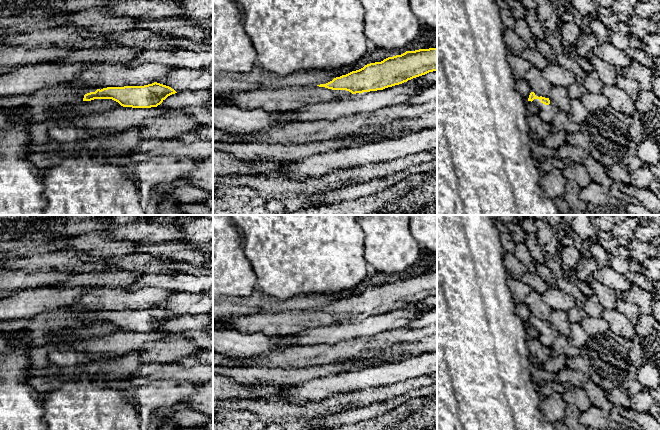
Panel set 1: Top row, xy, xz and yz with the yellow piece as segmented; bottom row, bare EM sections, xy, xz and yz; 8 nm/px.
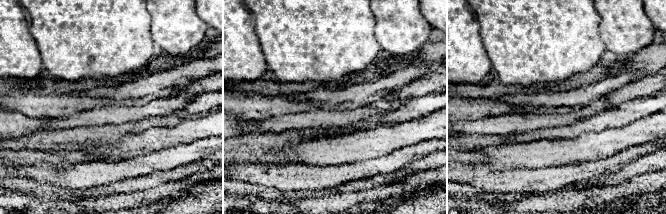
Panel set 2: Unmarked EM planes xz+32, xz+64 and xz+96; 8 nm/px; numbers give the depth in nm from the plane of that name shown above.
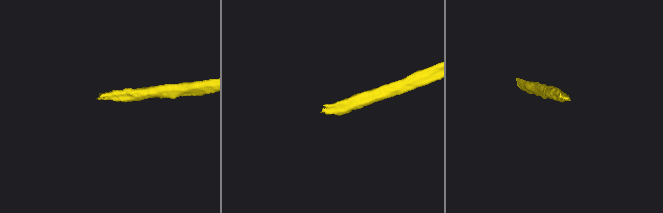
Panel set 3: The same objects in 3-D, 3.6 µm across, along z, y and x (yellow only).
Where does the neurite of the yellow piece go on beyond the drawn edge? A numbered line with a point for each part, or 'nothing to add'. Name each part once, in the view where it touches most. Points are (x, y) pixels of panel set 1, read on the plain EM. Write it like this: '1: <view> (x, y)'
1: yz (547, 337)

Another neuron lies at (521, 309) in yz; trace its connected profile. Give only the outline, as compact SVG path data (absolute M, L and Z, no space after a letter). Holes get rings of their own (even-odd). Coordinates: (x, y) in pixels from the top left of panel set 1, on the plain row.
M518 303L515 306L515 313L522 319L525 325L528 325L529 319L532 314L525 303Z

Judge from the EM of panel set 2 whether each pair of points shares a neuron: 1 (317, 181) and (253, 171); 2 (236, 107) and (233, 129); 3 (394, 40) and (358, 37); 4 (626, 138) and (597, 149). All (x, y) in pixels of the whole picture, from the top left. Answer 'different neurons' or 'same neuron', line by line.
1: same neuron
2: different neurons
3: different neurons
4: same neuron

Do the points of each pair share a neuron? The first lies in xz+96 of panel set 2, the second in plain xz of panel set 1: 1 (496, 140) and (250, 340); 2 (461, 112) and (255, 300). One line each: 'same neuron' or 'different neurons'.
1: different neurons
2: different neurons

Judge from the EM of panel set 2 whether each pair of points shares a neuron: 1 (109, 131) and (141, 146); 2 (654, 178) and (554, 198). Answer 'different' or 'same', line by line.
1: different
2: same

